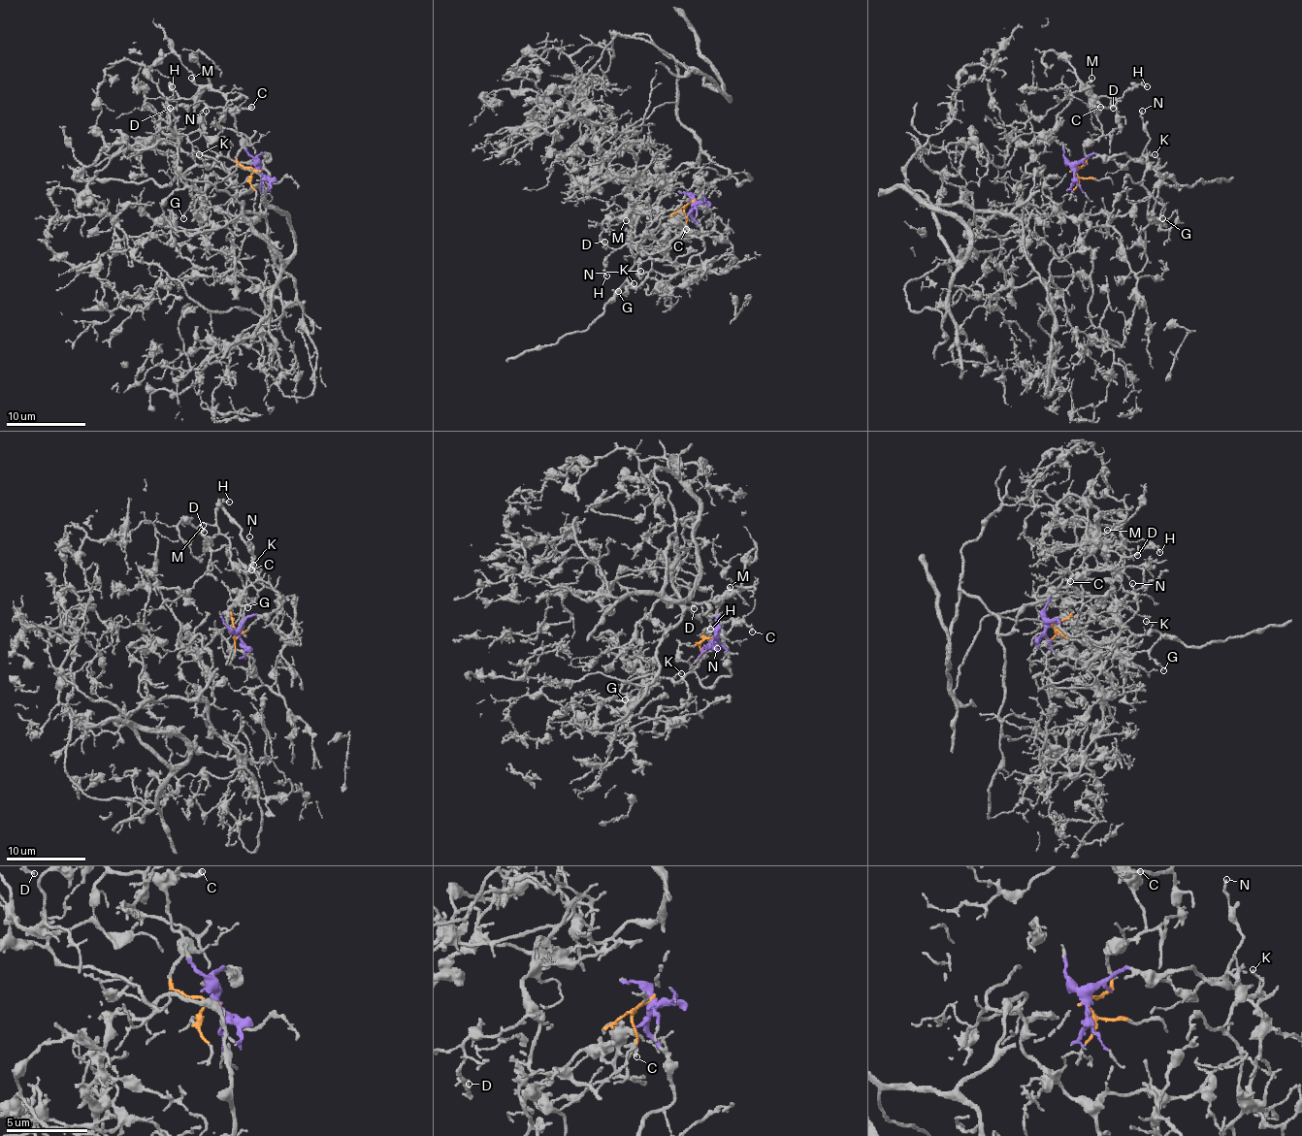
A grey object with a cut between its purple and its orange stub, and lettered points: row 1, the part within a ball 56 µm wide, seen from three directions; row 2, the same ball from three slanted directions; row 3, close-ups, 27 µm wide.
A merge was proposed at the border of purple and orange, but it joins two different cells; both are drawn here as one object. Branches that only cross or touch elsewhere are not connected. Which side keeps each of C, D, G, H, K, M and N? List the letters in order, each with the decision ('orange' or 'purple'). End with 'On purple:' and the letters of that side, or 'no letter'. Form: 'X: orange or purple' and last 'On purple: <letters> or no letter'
C: orange
D: orange
G: purple
H: orange
K: purple
M: orange
N: purple
On purple: G, K, N

